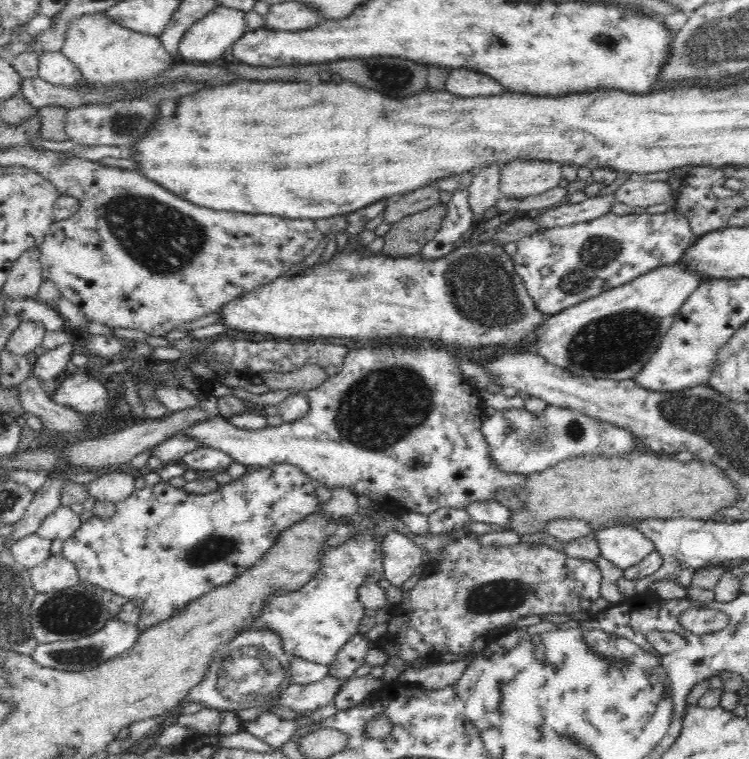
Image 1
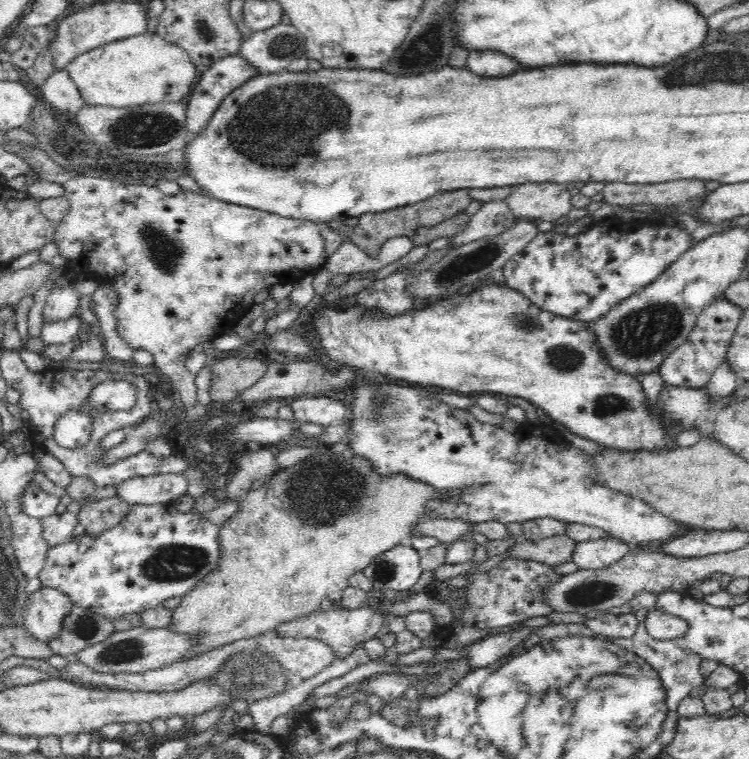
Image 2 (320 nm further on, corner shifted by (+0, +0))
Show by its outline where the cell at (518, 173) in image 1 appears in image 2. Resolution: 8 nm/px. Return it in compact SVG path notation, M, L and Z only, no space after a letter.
M556 182L520 184L505 201L515 217L536 222L556 221L574 209L569 190Z

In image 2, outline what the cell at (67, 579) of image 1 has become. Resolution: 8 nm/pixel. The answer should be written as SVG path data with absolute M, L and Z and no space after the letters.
M43 586L27 598L23 614L23 627L34 638L52 642L62 630L62 622L75 604L67 594Z

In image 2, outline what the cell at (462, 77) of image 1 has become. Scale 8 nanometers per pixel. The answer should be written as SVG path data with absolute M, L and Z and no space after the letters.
M494 50L469 51L466 63L477 76L490 78L510 76L519 68L516 59Z

